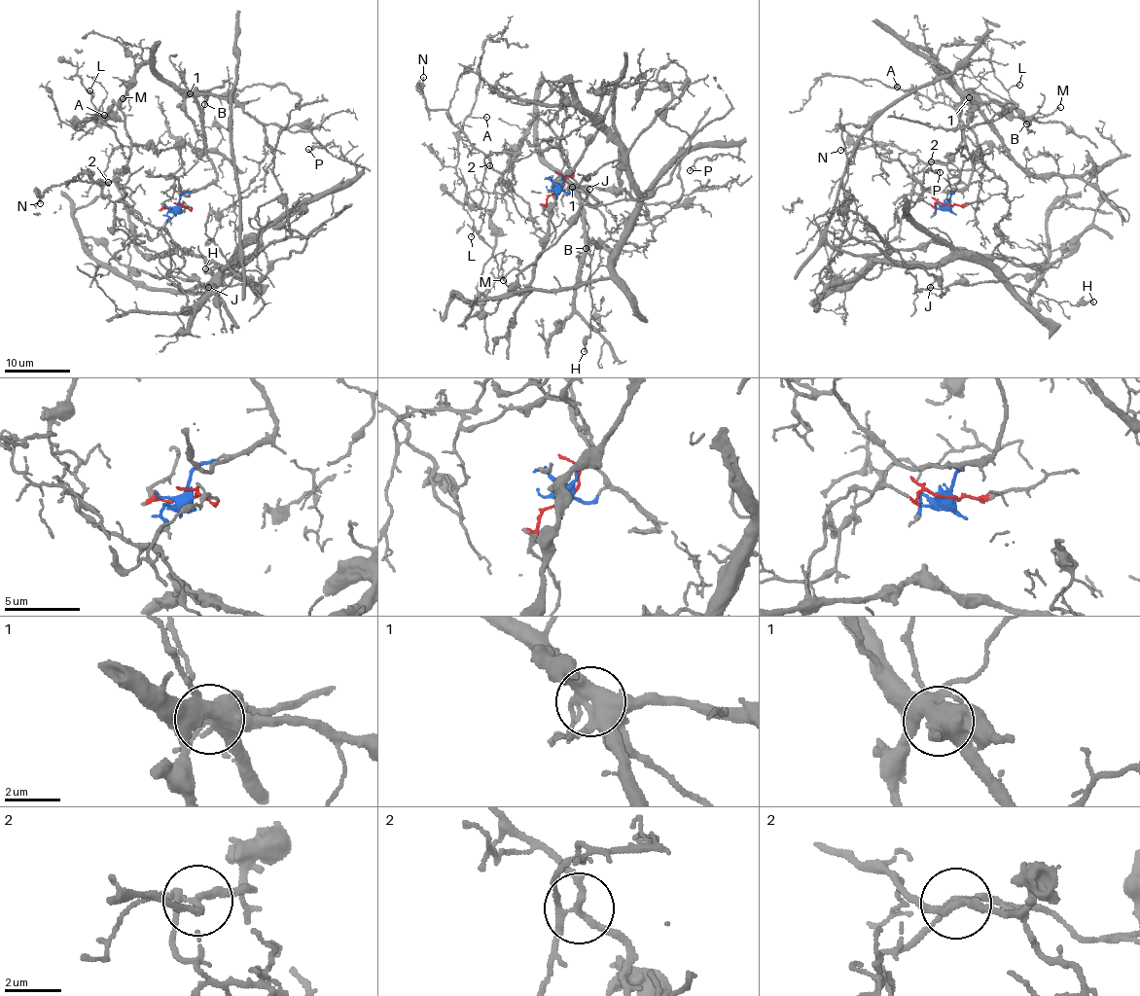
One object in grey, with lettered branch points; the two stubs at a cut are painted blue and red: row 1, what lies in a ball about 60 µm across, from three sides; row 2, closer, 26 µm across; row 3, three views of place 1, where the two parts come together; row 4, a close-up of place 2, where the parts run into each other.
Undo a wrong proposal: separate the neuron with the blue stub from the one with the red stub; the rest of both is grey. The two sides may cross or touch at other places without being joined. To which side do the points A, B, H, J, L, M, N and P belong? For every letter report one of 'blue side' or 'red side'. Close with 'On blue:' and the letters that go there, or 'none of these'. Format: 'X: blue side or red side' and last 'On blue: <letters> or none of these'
A: blue side
B: blue side
H: red side
J: red side
L: blue side
M: blue side
N: blue side
P: red side
On blue: A, B, L, M, N

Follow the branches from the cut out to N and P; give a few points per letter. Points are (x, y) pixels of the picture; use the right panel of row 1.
N: (948, 205), (973, 170), (959, 93), (915, 47), (962, 97), (958, 152), (941, 164), (875, 140), (839, 149)
P: (948, 205), (908, 200), (864, 277), (950, 251), (908, 218), (923, 173), (941, 171)

